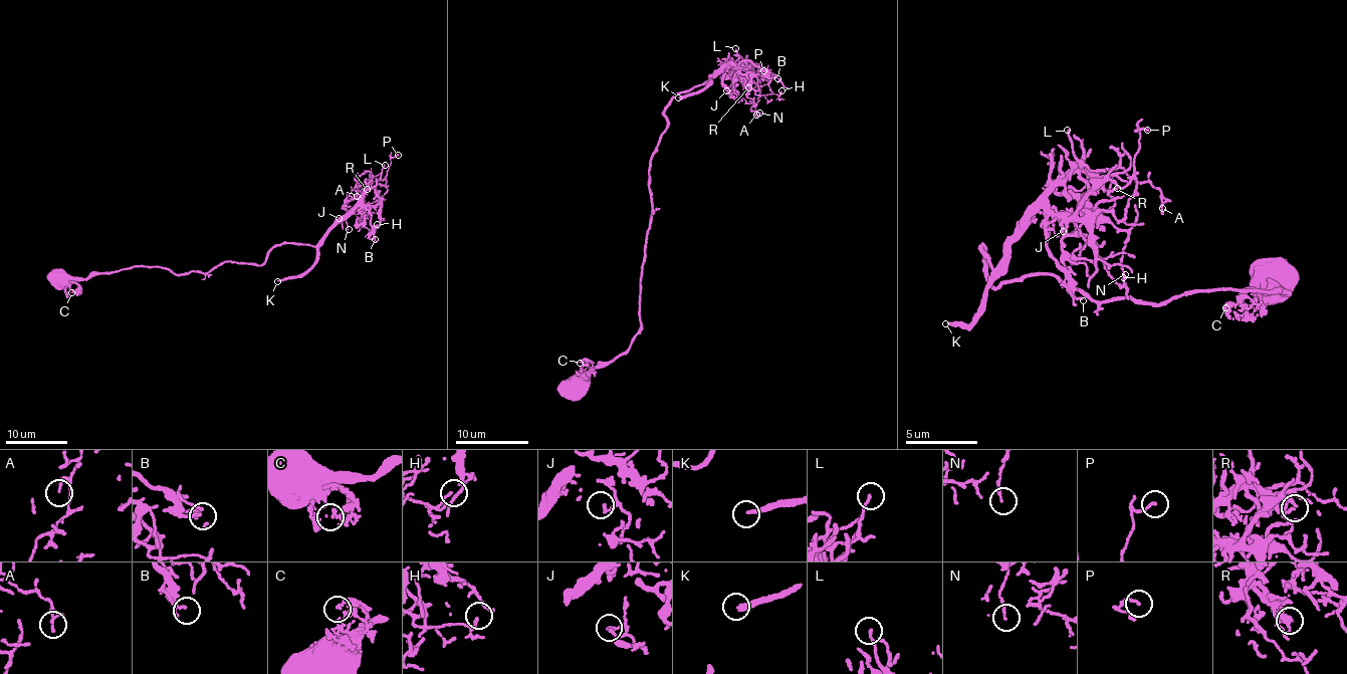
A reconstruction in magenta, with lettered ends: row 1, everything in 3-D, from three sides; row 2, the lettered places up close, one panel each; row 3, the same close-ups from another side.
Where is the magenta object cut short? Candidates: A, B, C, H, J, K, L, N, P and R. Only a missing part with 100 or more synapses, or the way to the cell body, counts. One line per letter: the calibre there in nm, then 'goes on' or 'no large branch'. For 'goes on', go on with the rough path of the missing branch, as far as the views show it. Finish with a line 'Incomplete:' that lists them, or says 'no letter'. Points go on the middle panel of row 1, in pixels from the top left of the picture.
A: calibre 130 nm; no large branch
B: calibre 80 nm; no large branch
C: calibre 130 nm; no large branch
H: calibre 70 nm; no large branch
J: calibre 150 nm; no large branch
K: calibre 240 nm; goes on; course (678, 97), (665, 113), (676, 144), (677, 203), (668, 209), (679, 201), (701, 218), (740, 220), (745, 229)
L: calibre 140 nm; no large branch
N: calibre 110 nm; no large branch
P: calibre 130 nm; no large branch
R: calibre 140 nm; no large branch
Incomplete: K

